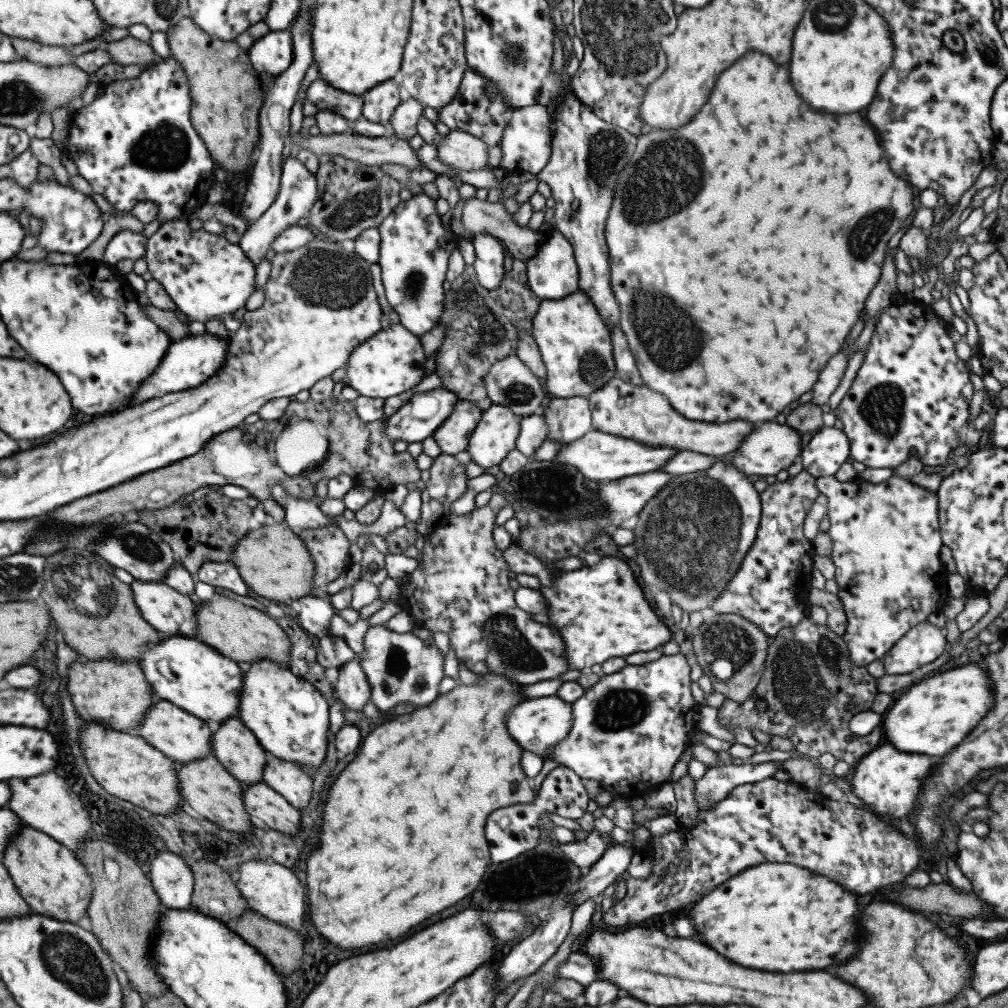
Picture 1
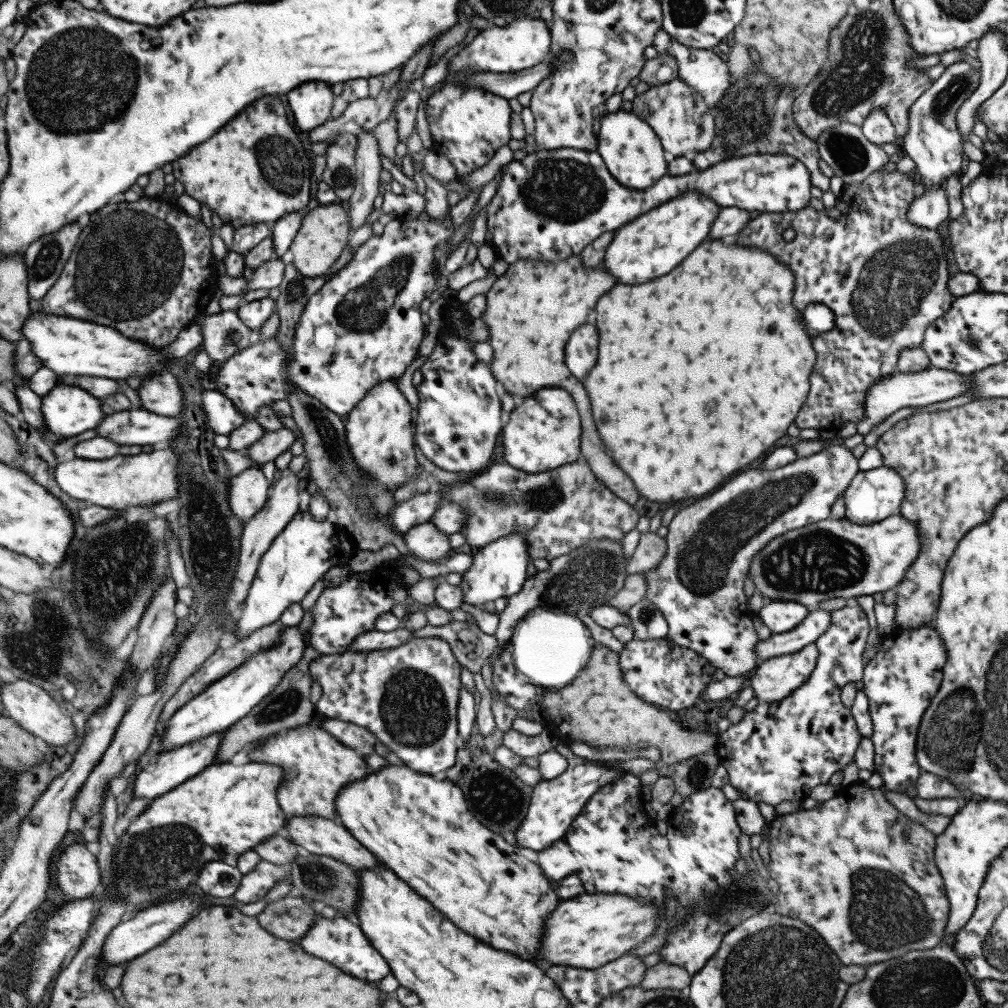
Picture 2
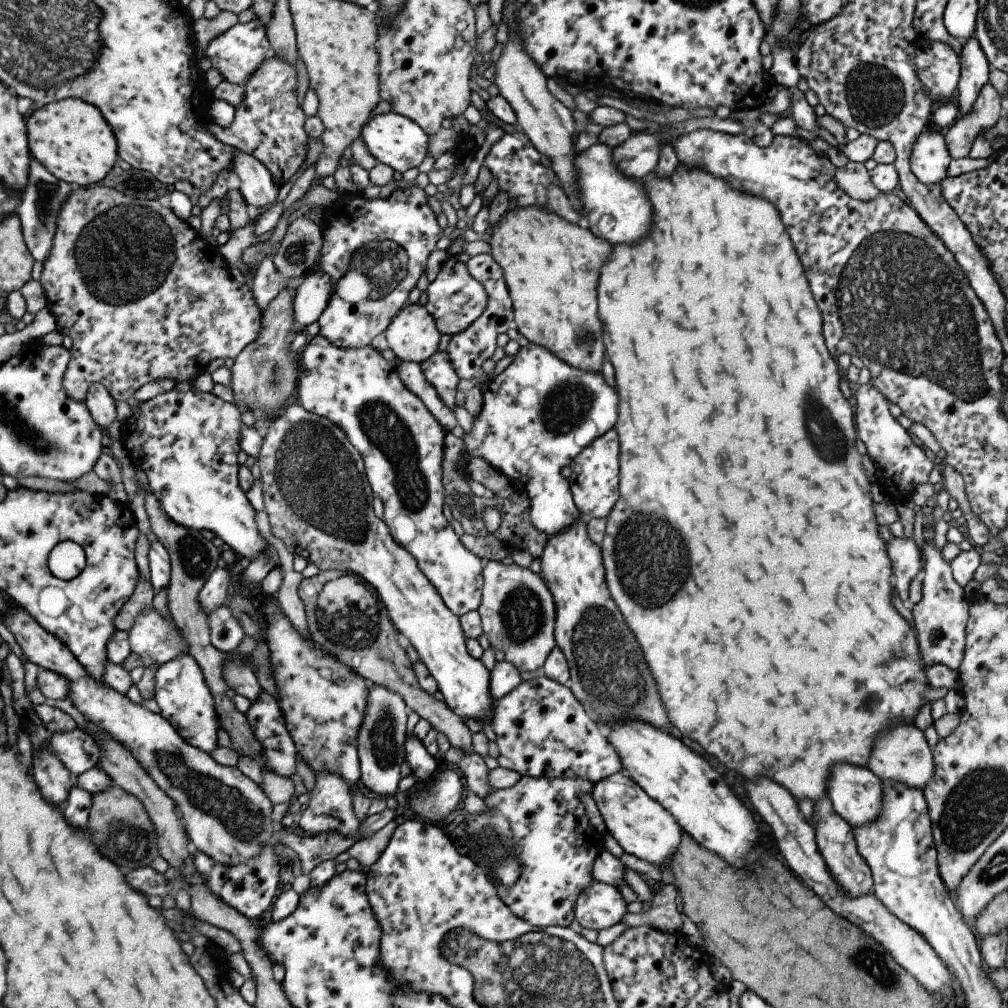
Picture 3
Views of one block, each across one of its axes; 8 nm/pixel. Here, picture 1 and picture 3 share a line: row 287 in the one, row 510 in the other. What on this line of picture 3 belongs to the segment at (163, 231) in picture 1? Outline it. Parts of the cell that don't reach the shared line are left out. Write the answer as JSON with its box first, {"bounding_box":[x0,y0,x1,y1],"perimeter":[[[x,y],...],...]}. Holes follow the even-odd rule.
{"bounding_box":[121,389,266,565],"perimeter":[[[171,389],[131,409],[130,416],[121,422],[121,442],[131,462],[146,472],[148,486],[156,494],[164,514],[184,528],[214,532],[224,547],[229,547],[240,558],[241,565],[260,558],[266,550],[266,541],[254,520],[256,510],[239,484],[238,453],[241,451],[240,428],[243,423],[242,413],[235,403],[224,402],[210,392]]]}

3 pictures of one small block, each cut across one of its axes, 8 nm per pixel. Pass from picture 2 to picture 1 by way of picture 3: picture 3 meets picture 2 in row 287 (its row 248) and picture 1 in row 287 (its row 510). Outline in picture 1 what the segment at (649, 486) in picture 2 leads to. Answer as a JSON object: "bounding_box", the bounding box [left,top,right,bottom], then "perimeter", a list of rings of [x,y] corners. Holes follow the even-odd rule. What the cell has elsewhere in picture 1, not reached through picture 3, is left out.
{"bounding_box":[604,54,914,423],"perimeter":[[[746,54],[720,74],[708,102],[700,108],[696,118],[680,128],[653,128],[647,134],[640,135],[636,148],[616,183],[604,237],[612,271],[610,283],[622,312],[619,327],[626,336],[643,384],[650,390],[663,394],[672,408],[688,420],[714,423],[747,420],[760,423],[773,421],[786,406],[796,405],[794,400],[812,390],[820,370],[840,350],[846,336],[858,322],[866,307],[868,295],[880,281],[888,240],[902,228],[908,216],[914,213],[913,186],[890,168],[887,154],[880,146],[872,126],[868,126],[866,118],[860,114],[836,116],[814,112],[802,98],[798,98],[788,78],[788,68],[772,62],[768,54]],[[670,188],[676,204],[680,194],[686,196],[680,198],[684,202],[680,202],[680,206],[672,212],[672,220],[690,222],[670,222]]]}

